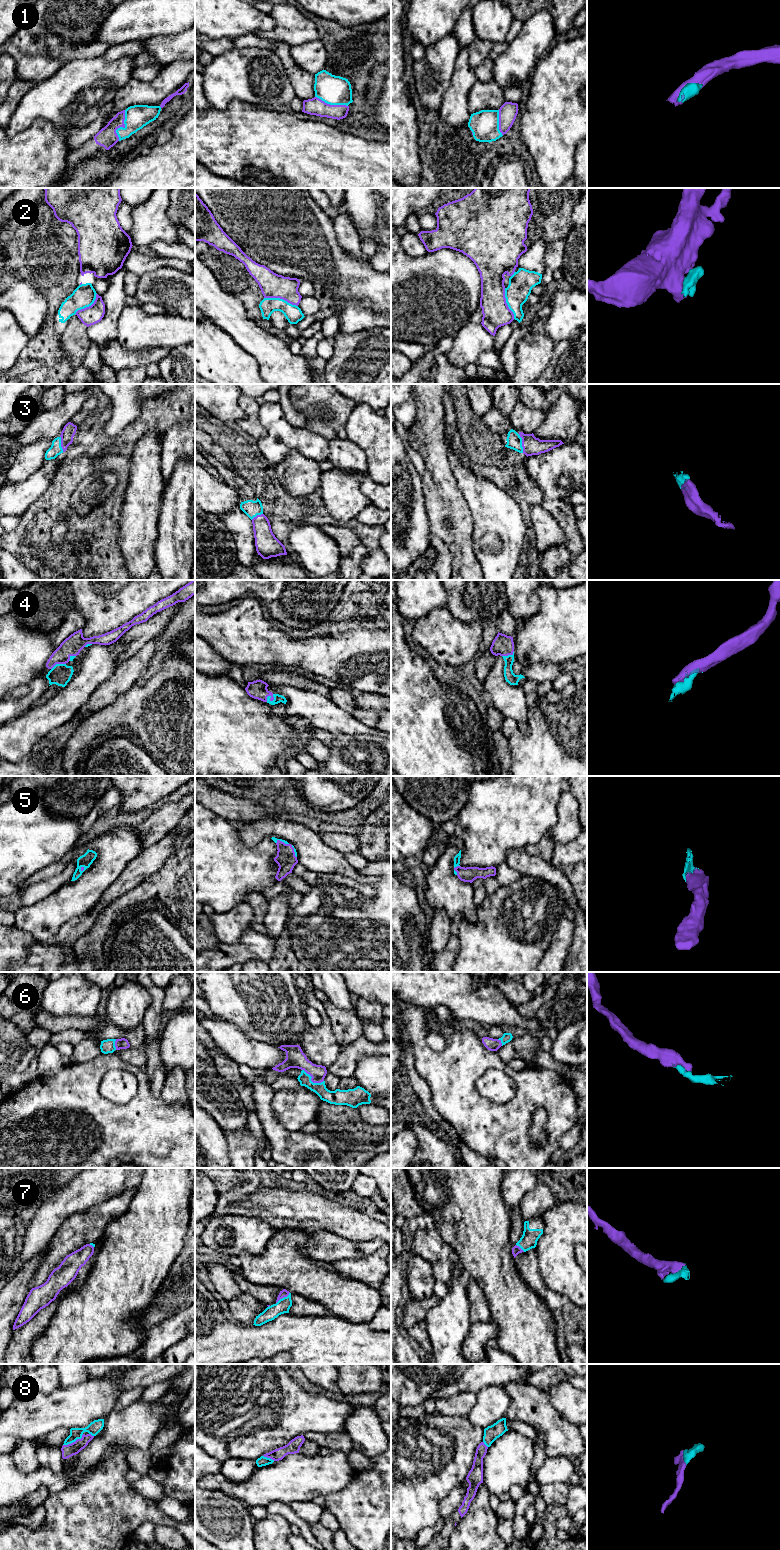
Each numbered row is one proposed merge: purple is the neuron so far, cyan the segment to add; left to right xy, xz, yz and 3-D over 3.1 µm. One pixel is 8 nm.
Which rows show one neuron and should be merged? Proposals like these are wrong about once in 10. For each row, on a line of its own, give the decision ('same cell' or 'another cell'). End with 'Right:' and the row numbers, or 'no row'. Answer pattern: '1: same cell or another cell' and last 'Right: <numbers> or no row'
1: same cell
2: same cell
3: same cell
4: same cell
5: same cell
6: same cell
7: same cell
8: same cell
Right: 1, 2, 3, 4, 5, 6, 7, 8

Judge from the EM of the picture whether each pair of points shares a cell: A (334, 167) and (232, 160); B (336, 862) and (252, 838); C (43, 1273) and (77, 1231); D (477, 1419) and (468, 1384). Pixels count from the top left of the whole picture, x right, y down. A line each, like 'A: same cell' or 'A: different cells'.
A: same cell
B: same cell
C: same cell
D: different cells

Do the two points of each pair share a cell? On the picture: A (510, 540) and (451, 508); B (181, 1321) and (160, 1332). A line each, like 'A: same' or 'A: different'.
A: different
B: same

